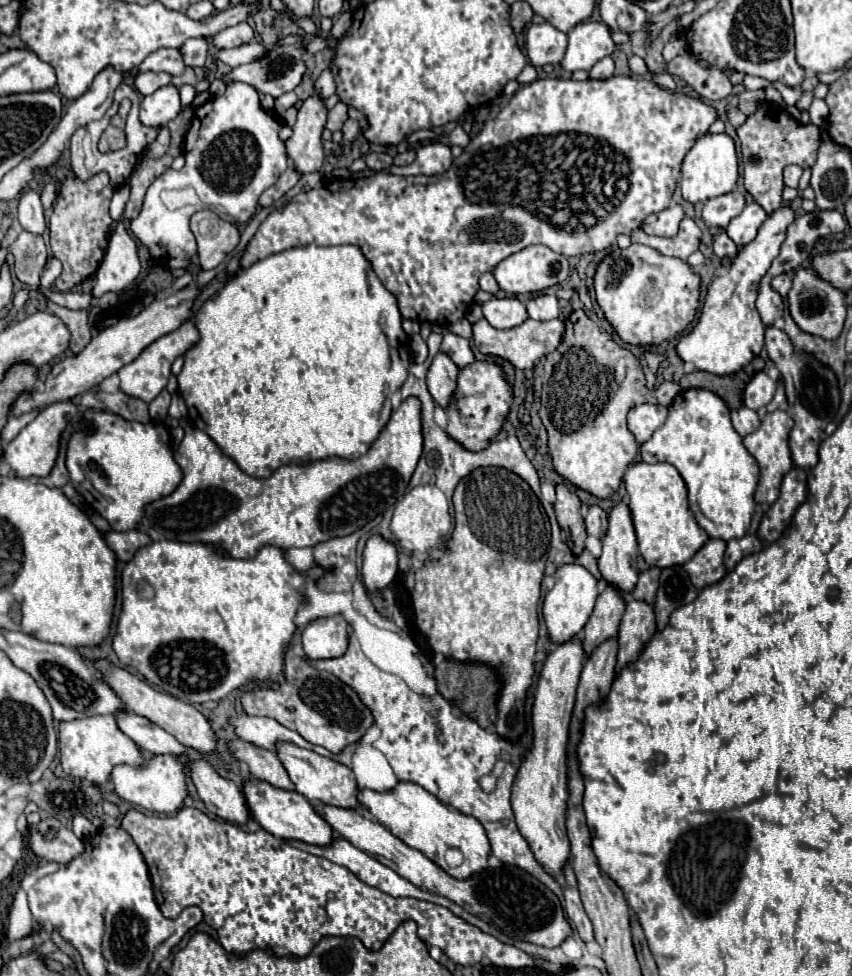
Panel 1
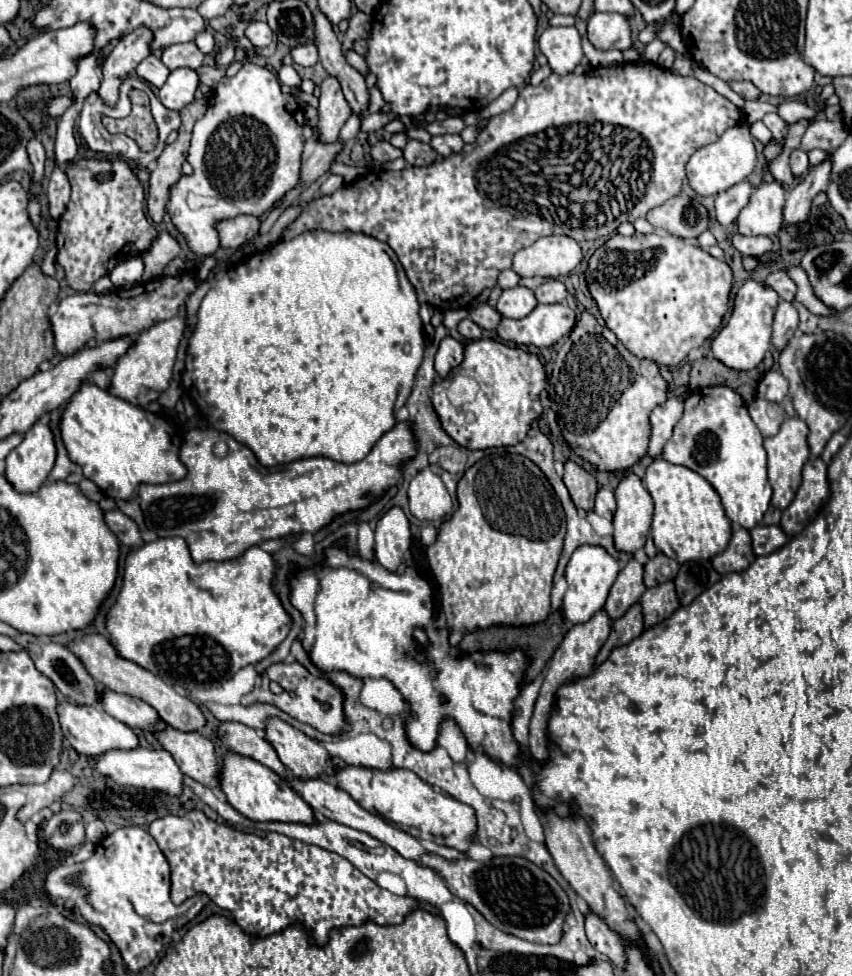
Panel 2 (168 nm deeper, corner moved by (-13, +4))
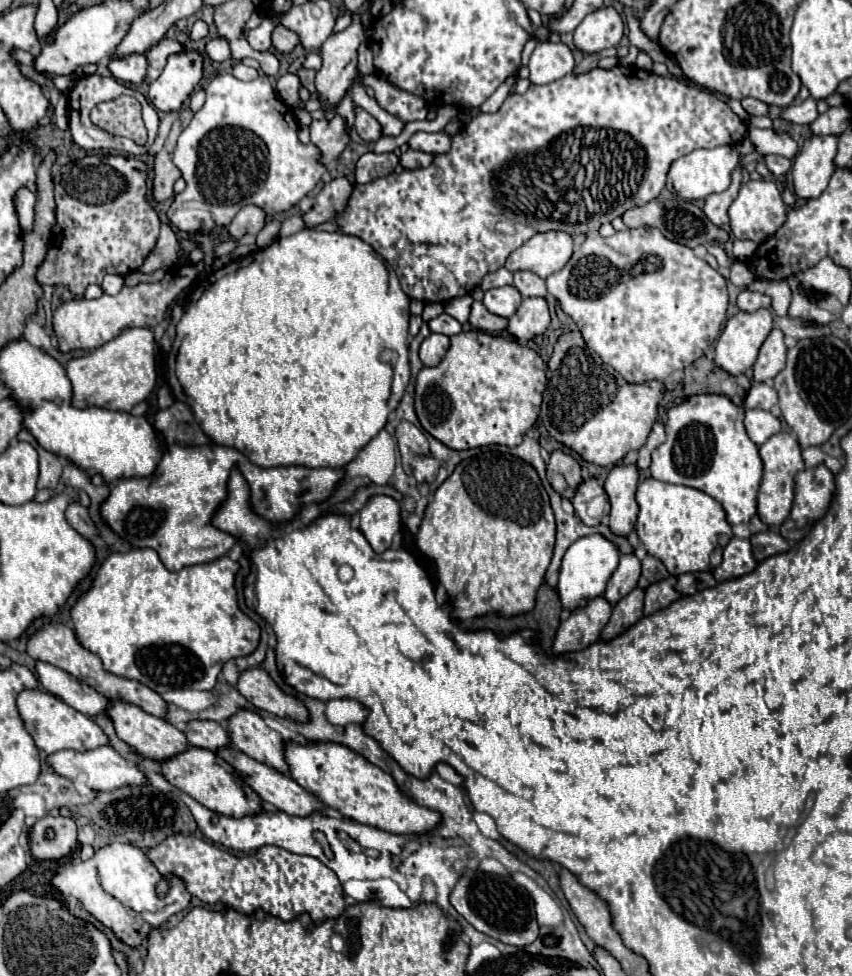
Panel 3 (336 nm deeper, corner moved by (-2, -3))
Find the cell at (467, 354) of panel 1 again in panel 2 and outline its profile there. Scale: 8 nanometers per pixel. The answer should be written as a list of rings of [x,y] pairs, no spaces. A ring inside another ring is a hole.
[[[470,319],[460,321],[460,325],[458,325],[458,333],[460,333],[466,341],[476,341],[476,339],[482,337],[482,329],[480,329],[476,323],[472,323]]]

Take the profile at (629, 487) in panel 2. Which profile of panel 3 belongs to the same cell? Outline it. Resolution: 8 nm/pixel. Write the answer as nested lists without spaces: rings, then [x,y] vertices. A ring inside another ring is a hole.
[[[617,464],[611,468],[605,490],[611,498],[611,514],[609,514],[609,526],[613,534],[629,536],[629,532],[635,528],[639,506],[635,502],[639,482],[639,470],[635,464]]]

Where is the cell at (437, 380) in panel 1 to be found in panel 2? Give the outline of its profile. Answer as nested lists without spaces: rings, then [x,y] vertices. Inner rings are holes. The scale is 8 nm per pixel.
[[[452,337],[442,339],[440,349],[436,353],[436,373],[446,379],[450,371],[464,361],[464,345]]]

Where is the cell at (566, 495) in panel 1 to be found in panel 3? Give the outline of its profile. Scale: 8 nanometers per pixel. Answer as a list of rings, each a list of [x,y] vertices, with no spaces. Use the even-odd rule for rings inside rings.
[[[561,450],[551,452],[551,460],[547,464],[547,480],[549,484],[563,496],[563,498],[573,498],[573,490],[581,484],[581,466],[579,462]]]

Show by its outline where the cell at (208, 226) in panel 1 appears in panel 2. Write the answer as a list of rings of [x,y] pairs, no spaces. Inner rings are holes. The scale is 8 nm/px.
[[[238,215],[216,223],[220,245],[224,249],[242,247],[246,241],[252,241],[258,235],[258,229],[260,229],[260,221],[258,217],[252,217],[252,215]]]

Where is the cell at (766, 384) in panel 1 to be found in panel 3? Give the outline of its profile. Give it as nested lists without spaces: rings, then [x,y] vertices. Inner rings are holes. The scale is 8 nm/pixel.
[[[753,382],[753,386],[747,392],[747,398],[745,398],[745,408],[747,410],[753,410],[753,408],[771,410],[773,404],[777,404],[775,388],[765,382]]]

